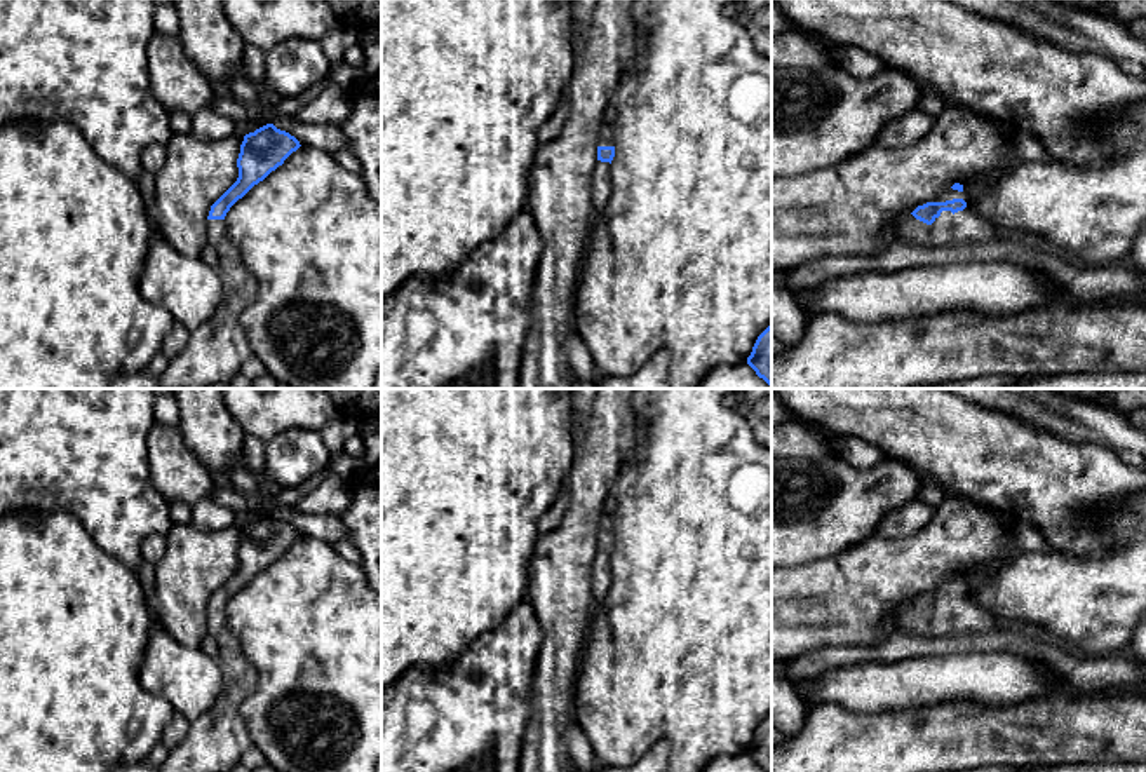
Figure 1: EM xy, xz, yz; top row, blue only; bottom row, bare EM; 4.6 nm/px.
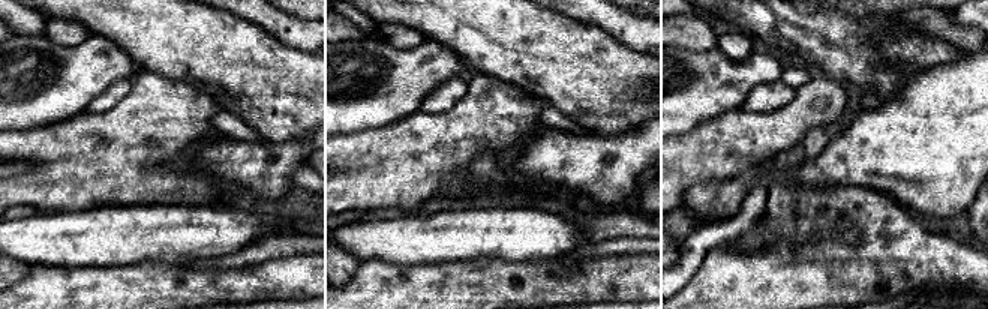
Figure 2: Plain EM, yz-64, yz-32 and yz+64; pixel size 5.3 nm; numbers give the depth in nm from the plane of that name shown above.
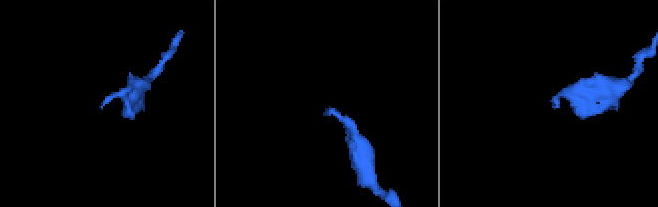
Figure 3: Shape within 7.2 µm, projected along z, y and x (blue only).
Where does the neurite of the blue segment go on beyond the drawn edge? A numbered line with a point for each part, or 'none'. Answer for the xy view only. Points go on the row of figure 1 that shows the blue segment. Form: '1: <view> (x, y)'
1: xy (215, 352)

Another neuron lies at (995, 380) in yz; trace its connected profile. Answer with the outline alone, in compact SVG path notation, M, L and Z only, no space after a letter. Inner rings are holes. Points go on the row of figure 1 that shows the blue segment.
M991 375L991 376L979 376L963 382L937 383L928 389L1008 389L1019 380L1021 378L1014 375Z

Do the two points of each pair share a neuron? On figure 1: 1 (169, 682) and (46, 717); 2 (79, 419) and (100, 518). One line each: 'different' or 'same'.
1: different
2: same

